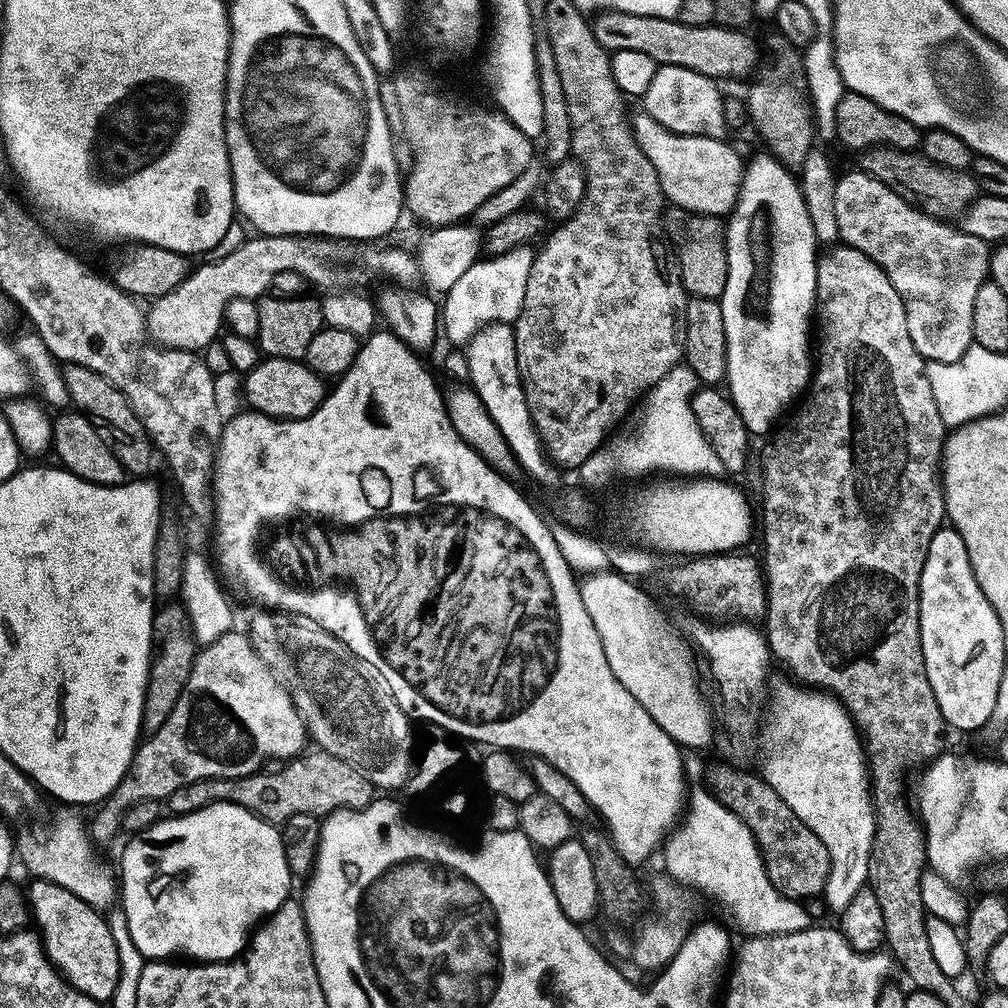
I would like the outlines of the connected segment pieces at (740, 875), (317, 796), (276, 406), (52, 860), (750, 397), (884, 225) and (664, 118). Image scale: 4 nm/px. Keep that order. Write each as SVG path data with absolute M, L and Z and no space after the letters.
M705 785L696 787L693 792L691 789L687 814L683 822L671 833L663 852L666 862L664 870L667 876L679 882L681 886L696 892L700 890L732 909L737 926L746 933L744 935L747 937L788 937L792 933L803 933L813 927L813 918L808 914L805 905L781 895L773 886L752 831Z
M323 750L309 751L299 758L285 763L281 772L261 771L248 777L233 780L206 780L194 782L178 790L166 801L166 808L172 816L189 816L215 804L242 806L259 820L275 826L283 826L298 814L327 818L334 812L346 812L358 808L369 808L377 799L378 792L370 781L339 758Z
M269 357L247 373L244 392L248 395L247 407L253 412L282 420L305 420L321 408L328 393L323 377L308 368L303 361Z
M62 808L52 820L48 834L43 840L28 834L19 837L17 855L20 862L28 868L30 876L62 886L75 897L82 899L99 913L111 911L118 900L118 884L115 877L95 859L96 846L92 841L86 822L73 812L73 809Z
M768 152L747 165L738 204L726 227L729 274L725 294L720 299L727 336L726 384L730 386L729 397L742 414L748 432L756 438L767 437L775 429L774 422L789 411L788 406L809 389L814 378L810 322L816 308L820 243L797 177Z
M855 170L837 181L835 190L835 210L838 215L838 224L840 232L840 240L849 248L854 248L861 255L870 257L880 267L883 267L884 272L891 280L891 284L898 290L899 296L903 300L903 304L907 310L907 325L910 329L910 338L914 339L915 349L922 354L924 360L929 363L952 365L964 357L969 349L975 345L974 341L974 309L976 300L981 288L989 281L989 258L991 256L991 245L985 242L984 239L974 238L973 235L967 235L963 230L946 223L945 221L935 220L931 216L921 212L919 208L908 204L898 194L894 194L885 183L878 182L877 179L869 175L863 170Z
M660 66L656 69L650 90L642 97L642 108L650 118L674 134L724 140L730 131L724 113L726 96L720 93L720 87L717 81L689 68Z

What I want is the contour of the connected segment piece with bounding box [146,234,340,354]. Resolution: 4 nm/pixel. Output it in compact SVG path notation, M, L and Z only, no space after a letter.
M260 234L255 238L257 240L245 239L242 247L234 250L230 258L212 260L202 265L197 272L195 269L186 282L178 286L178 290L160 297L147 309L148 335L155 343L161 348L200 354L221 339L226 328L227 307L235 299L259 301L275 289L272 287L279 280L279 291L288 298L307 293L304 291L308 287L331 289L336 286L331 284L339 282L340 268L332 258L336 252L335 245L320 238L298 236Z

